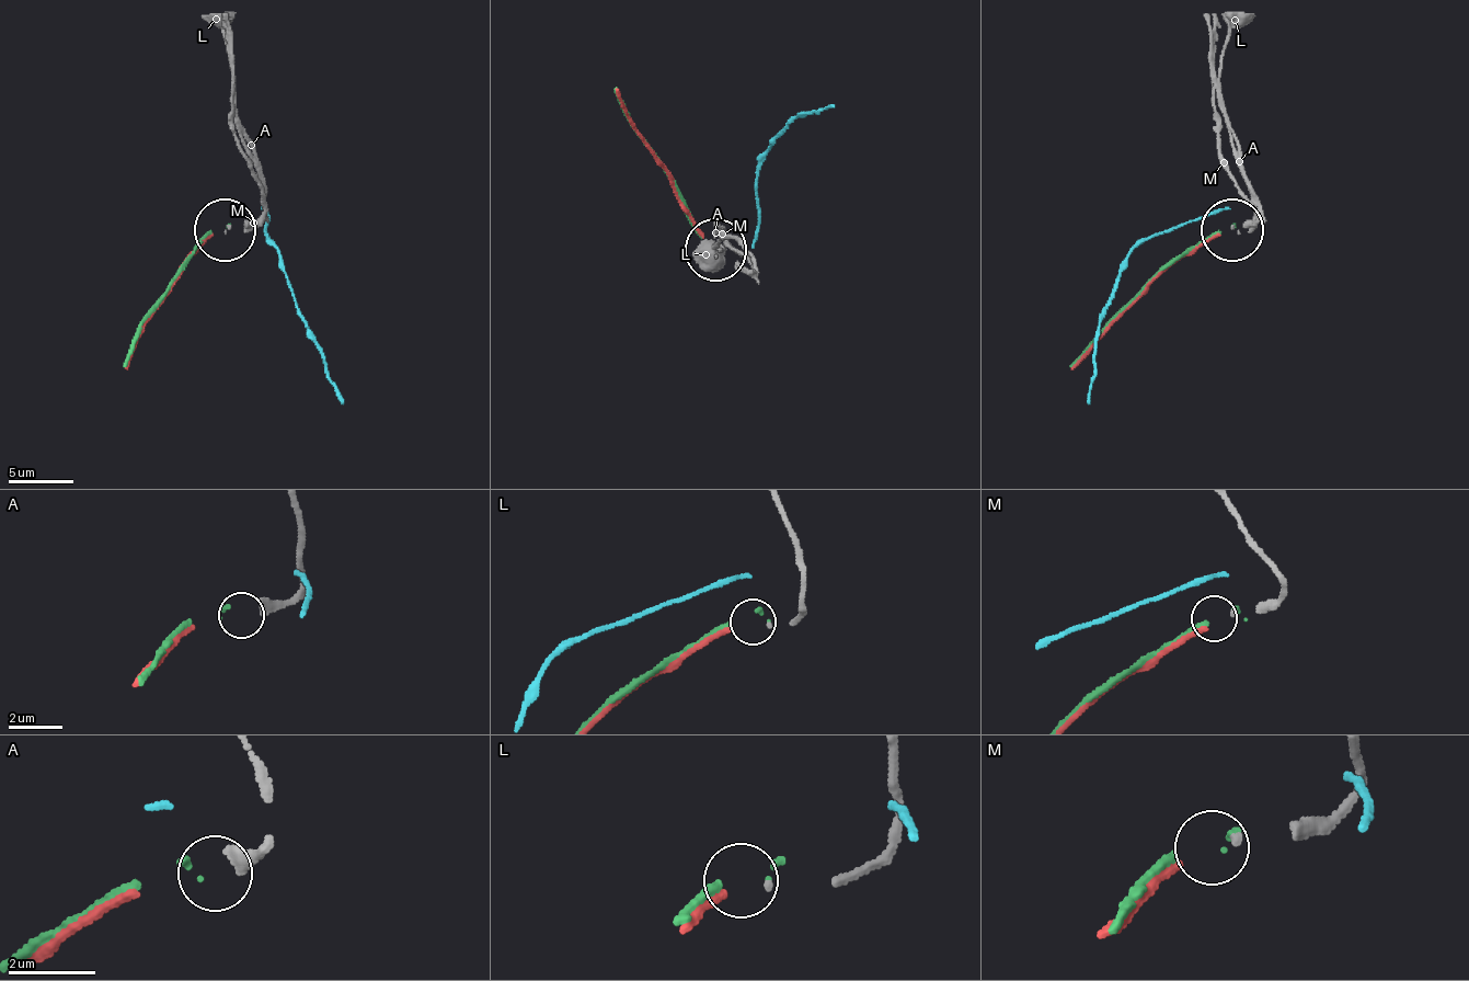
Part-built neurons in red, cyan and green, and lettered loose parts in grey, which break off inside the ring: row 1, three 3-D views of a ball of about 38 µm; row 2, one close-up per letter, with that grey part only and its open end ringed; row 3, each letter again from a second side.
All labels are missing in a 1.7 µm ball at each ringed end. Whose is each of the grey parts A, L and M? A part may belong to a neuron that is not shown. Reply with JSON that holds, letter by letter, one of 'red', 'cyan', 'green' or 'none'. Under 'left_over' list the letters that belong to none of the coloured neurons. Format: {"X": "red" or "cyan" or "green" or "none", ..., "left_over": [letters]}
{"A": "green", "L": "red", "M": "none", "left_over": ["M"]}

